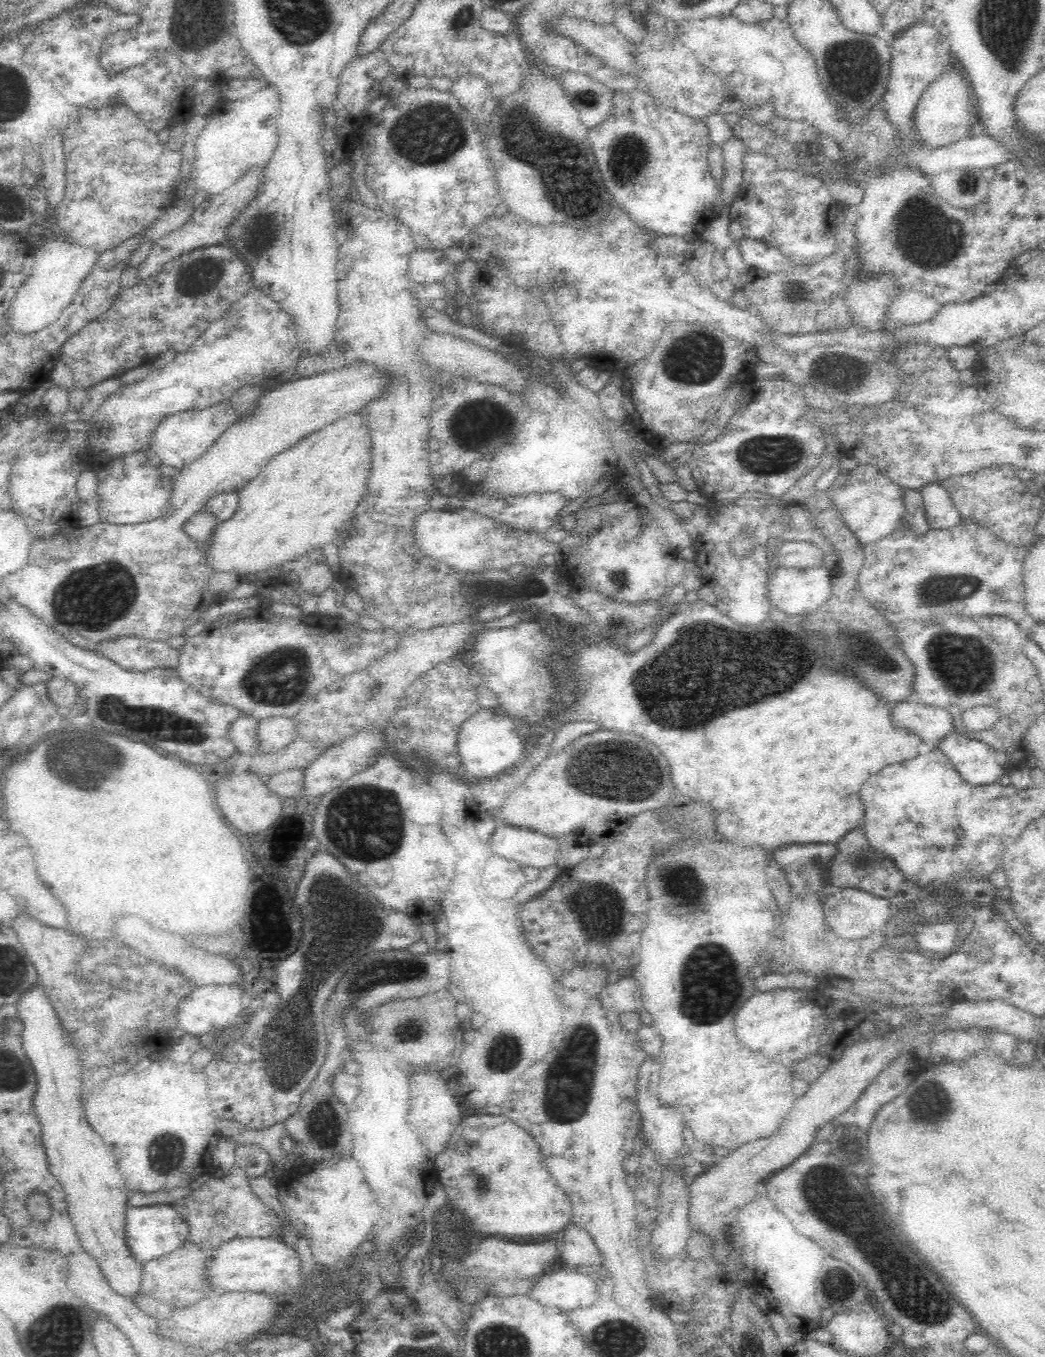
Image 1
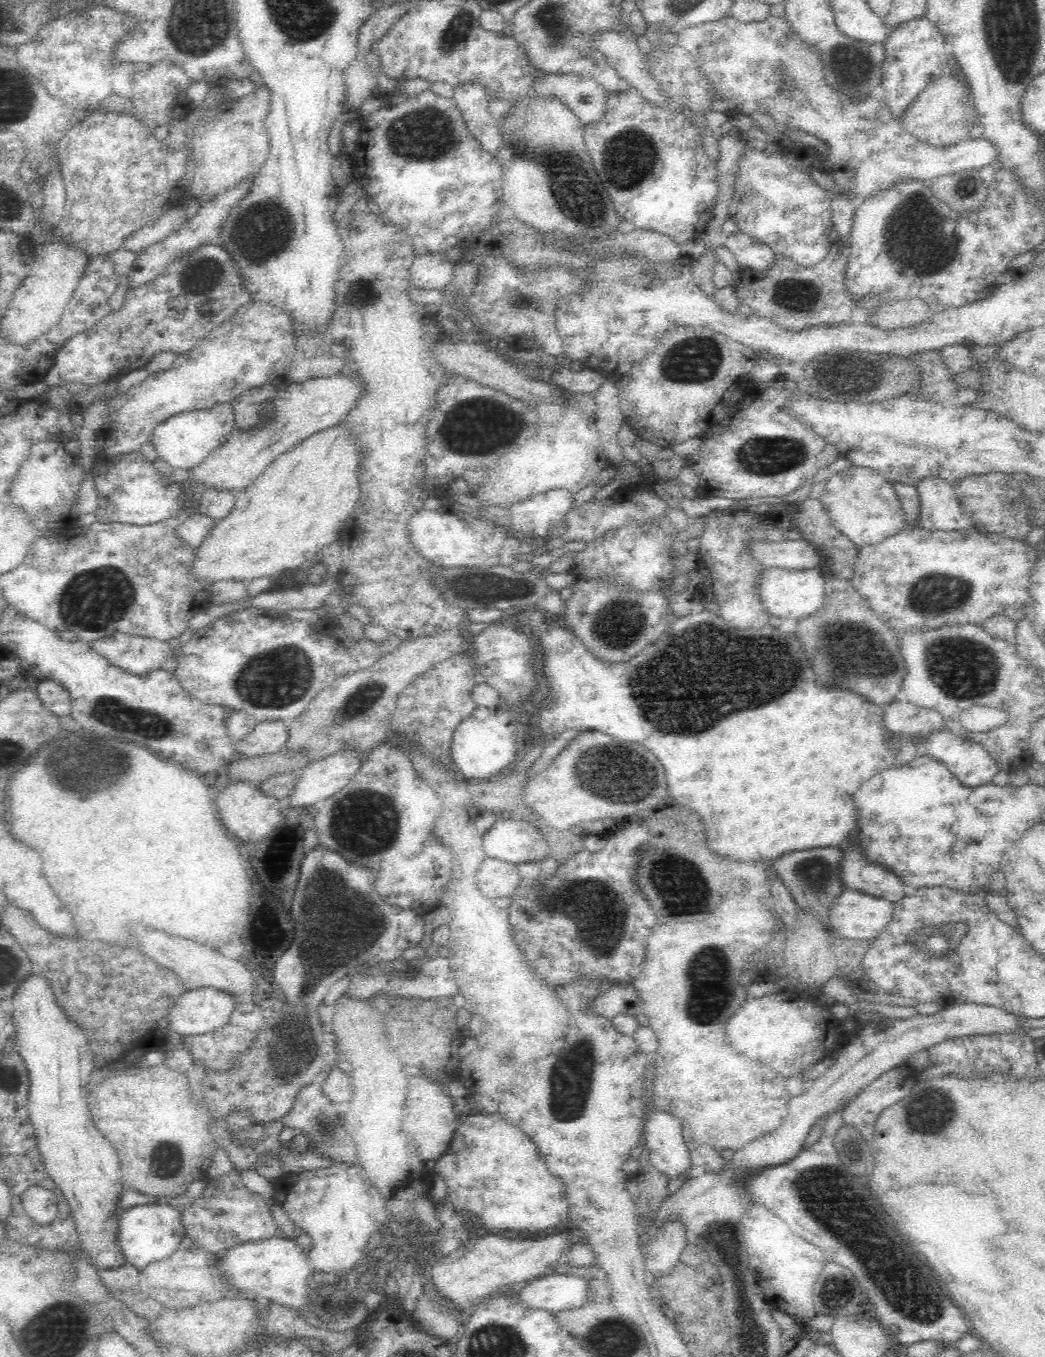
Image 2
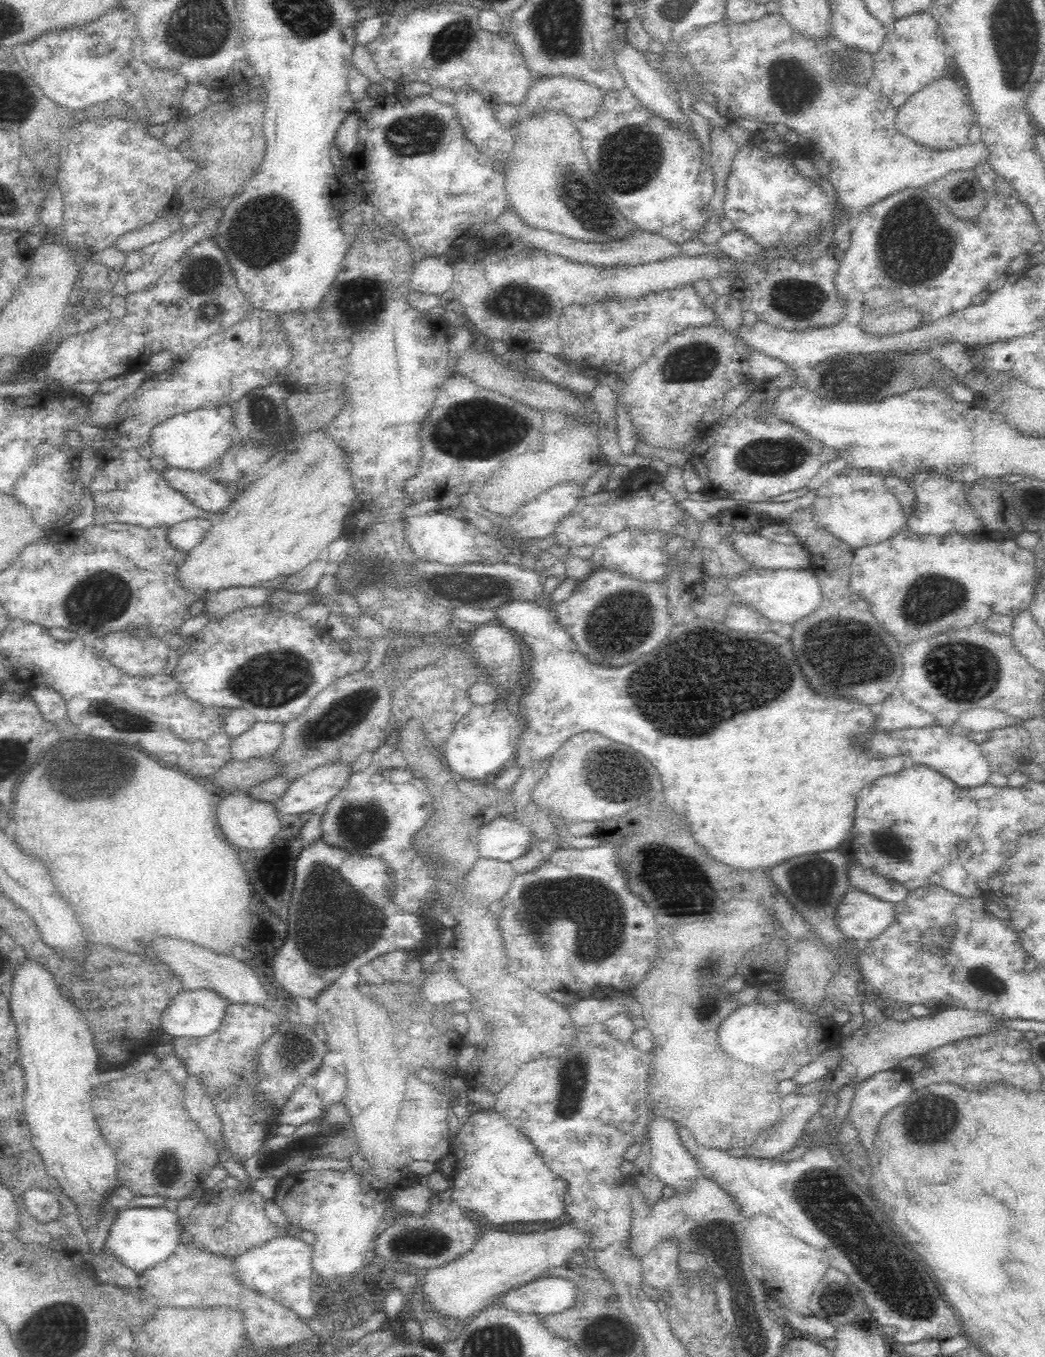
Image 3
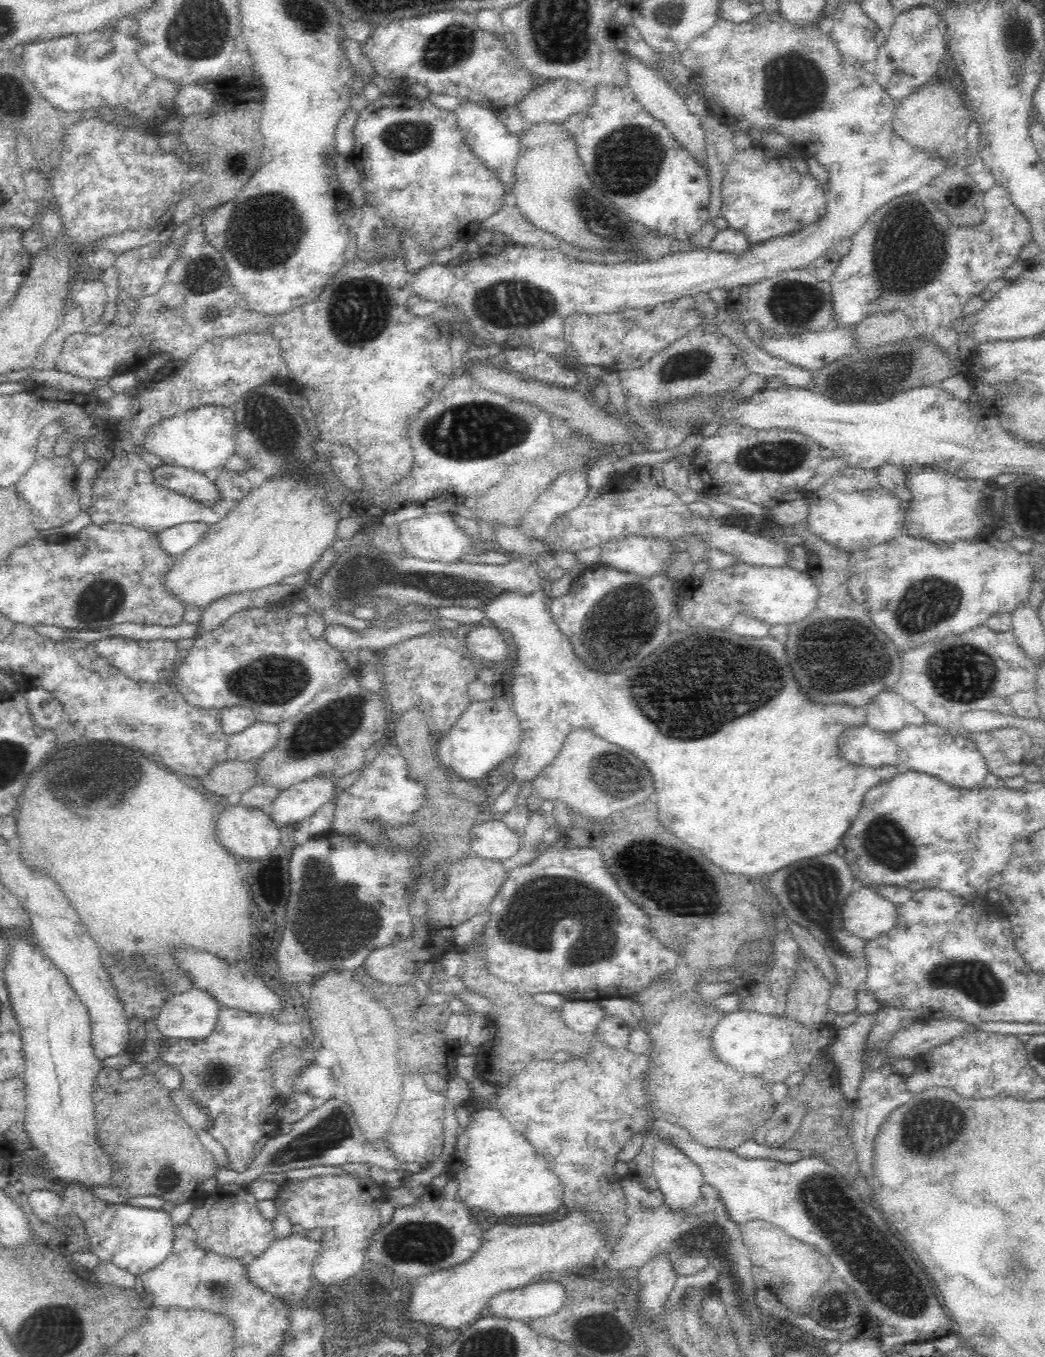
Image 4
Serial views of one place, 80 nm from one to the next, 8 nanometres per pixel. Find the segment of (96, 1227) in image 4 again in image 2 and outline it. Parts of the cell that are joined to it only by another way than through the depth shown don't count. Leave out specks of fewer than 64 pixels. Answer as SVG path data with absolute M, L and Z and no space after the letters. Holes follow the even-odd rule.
M40 1185L24 1191L22 1204L26 1214L40 1224L50 1224L57 1214L57 1199L52 1191ZM140 1200L121 1212L120 1245L125 1257L138 1268L170 1256L187 1236L179 1208L169 1201Z

